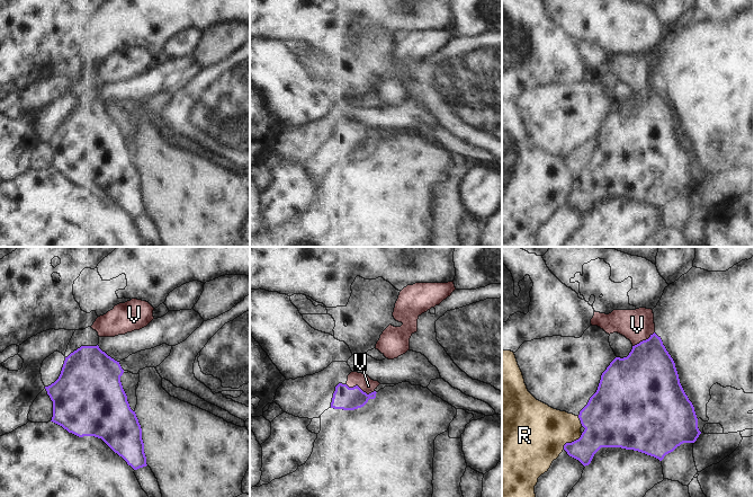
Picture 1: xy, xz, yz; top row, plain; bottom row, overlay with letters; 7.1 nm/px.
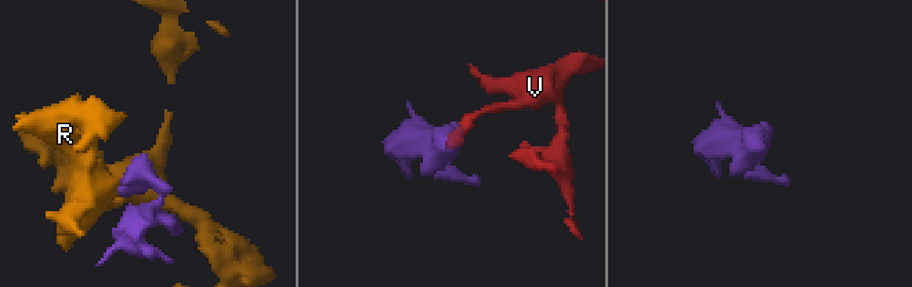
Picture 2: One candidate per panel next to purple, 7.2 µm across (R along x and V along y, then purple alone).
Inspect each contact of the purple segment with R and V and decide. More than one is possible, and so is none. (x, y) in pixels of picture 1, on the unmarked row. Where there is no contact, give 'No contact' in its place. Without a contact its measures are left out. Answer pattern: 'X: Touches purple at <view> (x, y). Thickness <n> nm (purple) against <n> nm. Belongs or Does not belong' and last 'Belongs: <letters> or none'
R: Touches purple at yz (572, 189). Thickness 280 nm (purple) against 400 nm. Does not belong
V: Touches purple at xz (359, 135). Thickness 170 nm (purple) against 110 nm. Belongs
Belongs: V

